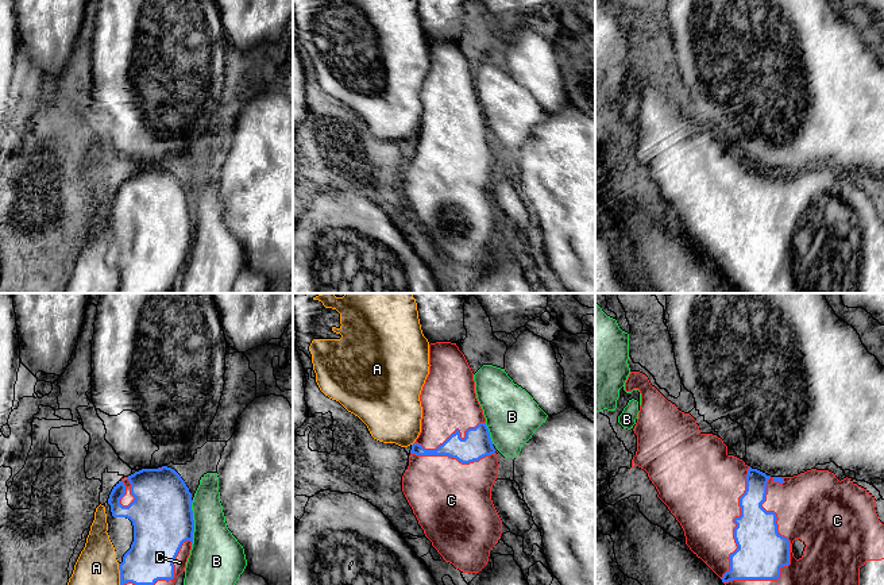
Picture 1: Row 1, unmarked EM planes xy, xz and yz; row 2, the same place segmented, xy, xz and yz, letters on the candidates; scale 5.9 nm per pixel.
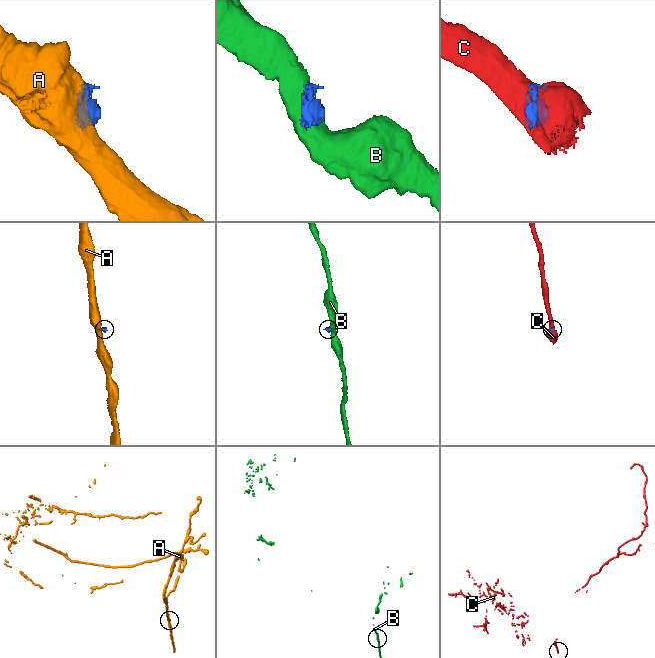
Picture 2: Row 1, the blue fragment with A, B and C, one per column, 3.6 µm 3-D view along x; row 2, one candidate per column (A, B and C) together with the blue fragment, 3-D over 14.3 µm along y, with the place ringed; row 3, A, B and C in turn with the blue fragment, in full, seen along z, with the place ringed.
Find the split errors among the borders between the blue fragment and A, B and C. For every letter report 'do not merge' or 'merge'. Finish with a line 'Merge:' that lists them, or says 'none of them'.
A: do not merge
B: do not merge
C: merge
Merge: C

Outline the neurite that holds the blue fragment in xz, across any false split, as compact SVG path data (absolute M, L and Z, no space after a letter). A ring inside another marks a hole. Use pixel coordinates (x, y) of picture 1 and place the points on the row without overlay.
M431 41L429 62L420 92L421 130L412 142L402 189L443 257L463 270L479 270L502 231L502 218L491 197L498 151L476 96L474 70L456 41Z

